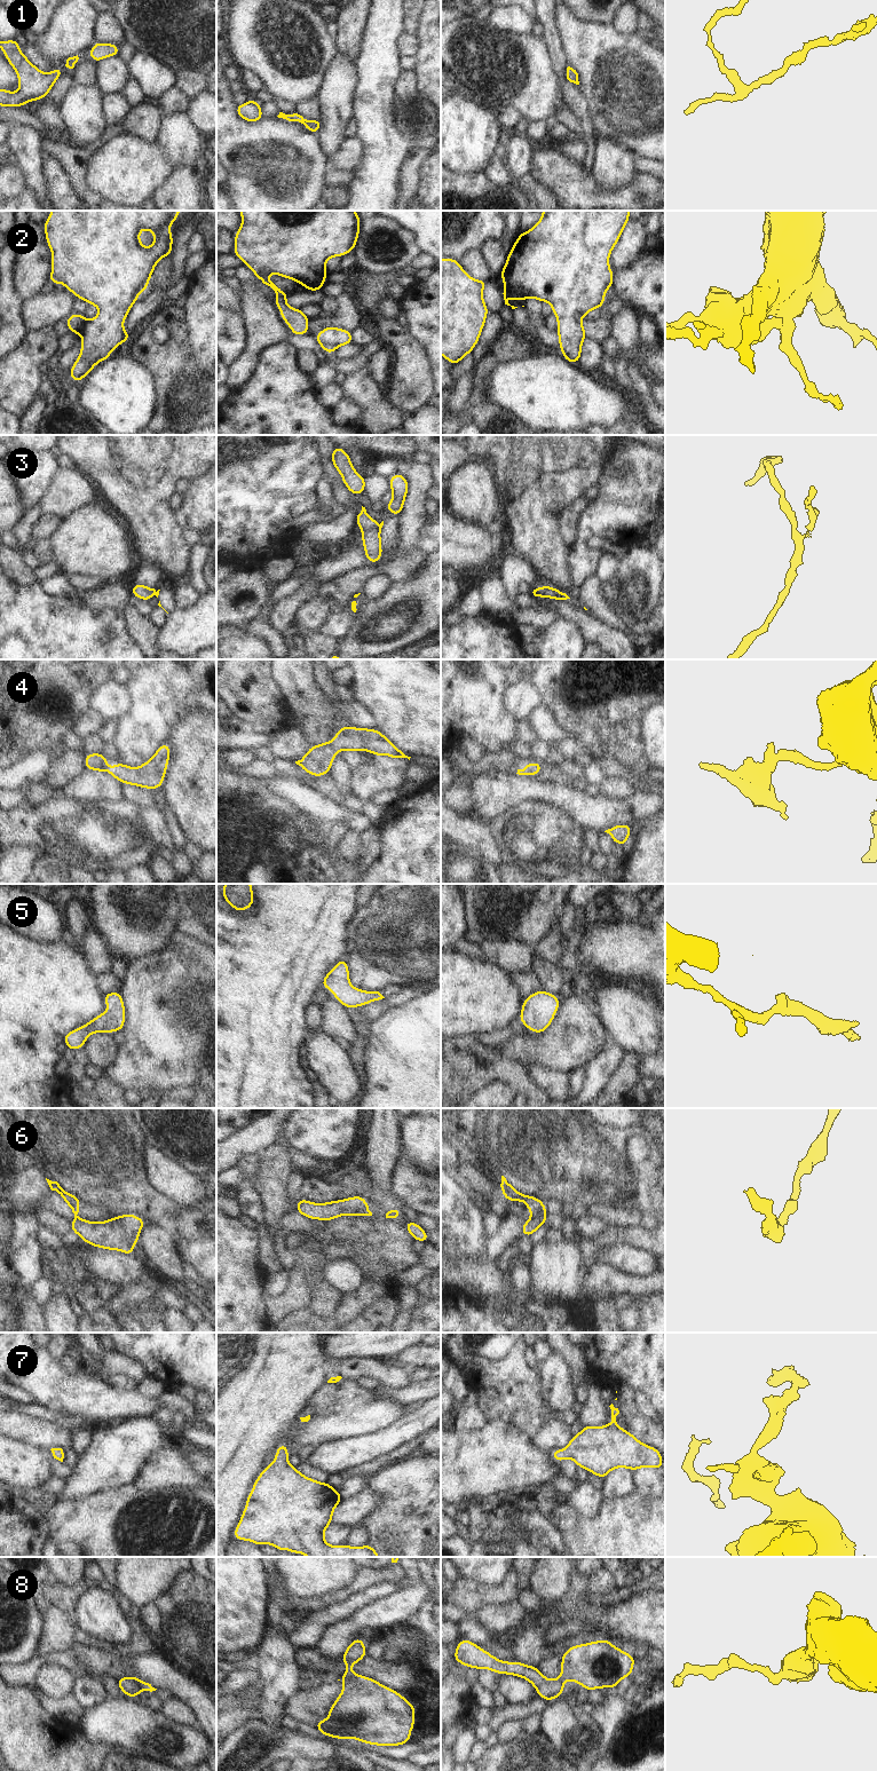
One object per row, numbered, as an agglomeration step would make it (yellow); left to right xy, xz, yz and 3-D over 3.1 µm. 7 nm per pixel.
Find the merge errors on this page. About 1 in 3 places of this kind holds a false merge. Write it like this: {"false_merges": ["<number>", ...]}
{"false_merges": ["3", "6", "8"]}

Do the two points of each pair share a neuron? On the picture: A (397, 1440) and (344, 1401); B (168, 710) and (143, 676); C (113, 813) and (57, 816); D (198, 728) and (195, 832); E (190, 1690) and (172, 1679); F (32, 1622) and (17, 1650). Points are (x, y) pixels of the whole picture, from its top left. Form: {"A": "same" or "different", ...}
{"A": "different", "B": "same", "C": "same", "D": "same", "E": "same", "F": "same"}

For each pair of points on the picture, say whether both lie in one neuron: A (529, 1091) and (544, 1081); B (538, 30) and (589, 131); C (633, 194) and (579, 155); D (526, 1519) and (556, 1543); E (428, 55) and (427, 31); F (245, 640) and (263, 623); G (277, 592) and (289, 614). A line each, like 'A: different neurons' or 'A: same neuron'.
A: different neurons
B: different neurons
C: different neurons
D: same neuron
E: same neuron
F: different neurons
G: different neurons

